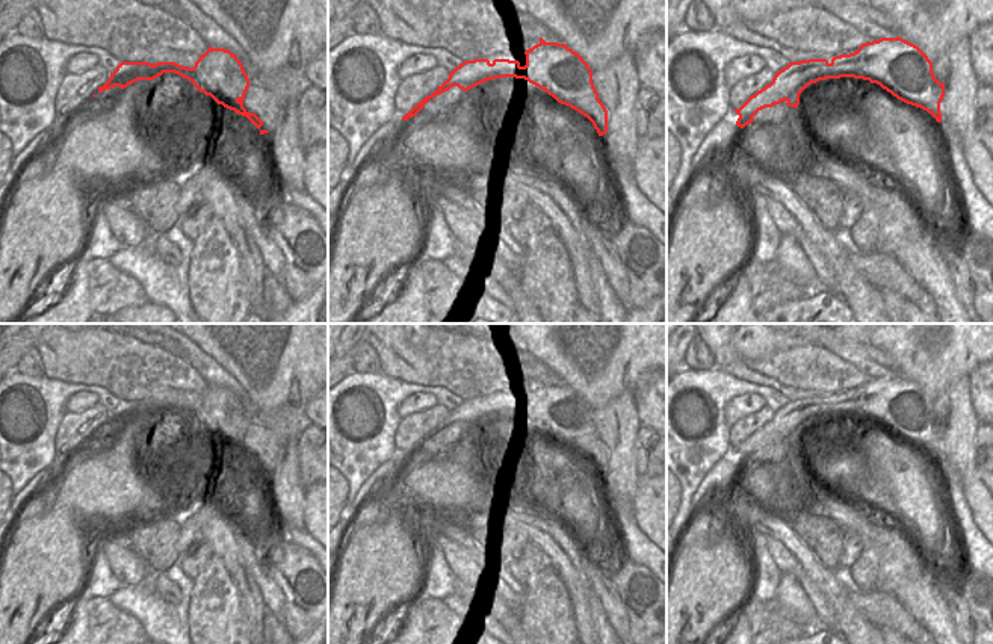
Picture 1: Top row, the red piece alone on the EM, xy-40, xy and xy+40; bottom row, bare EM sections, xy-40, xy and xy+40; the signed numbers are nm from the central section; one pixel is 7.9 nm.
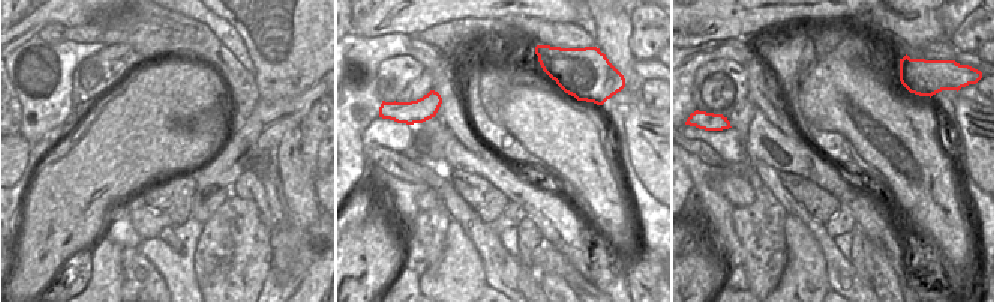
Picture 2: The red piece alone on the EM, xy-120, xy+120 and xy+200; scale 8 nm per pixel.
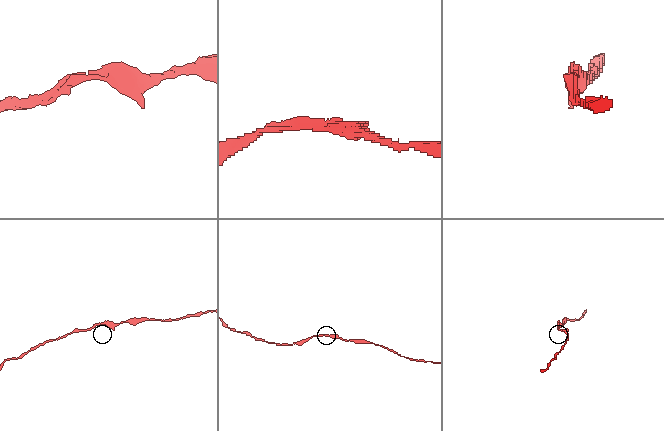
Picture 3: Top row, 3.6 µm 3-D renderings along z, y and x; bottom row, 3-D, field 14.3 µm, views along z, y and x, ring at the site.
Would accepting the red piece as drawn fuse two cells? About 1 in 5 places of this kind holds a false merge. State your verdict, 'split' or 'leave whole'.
leave whole

